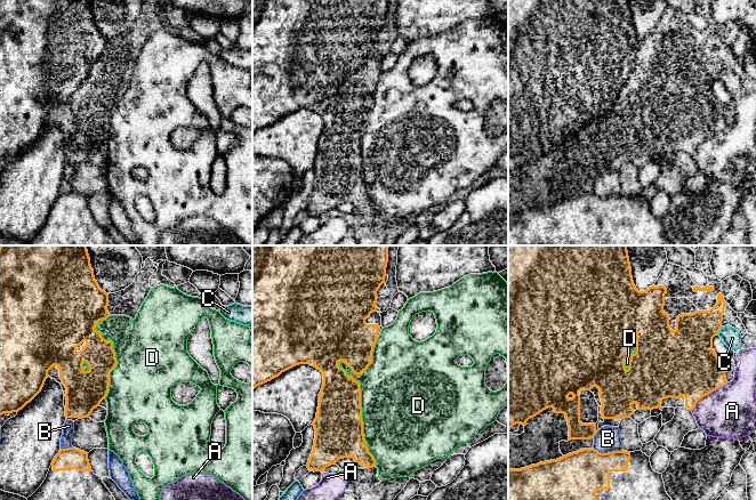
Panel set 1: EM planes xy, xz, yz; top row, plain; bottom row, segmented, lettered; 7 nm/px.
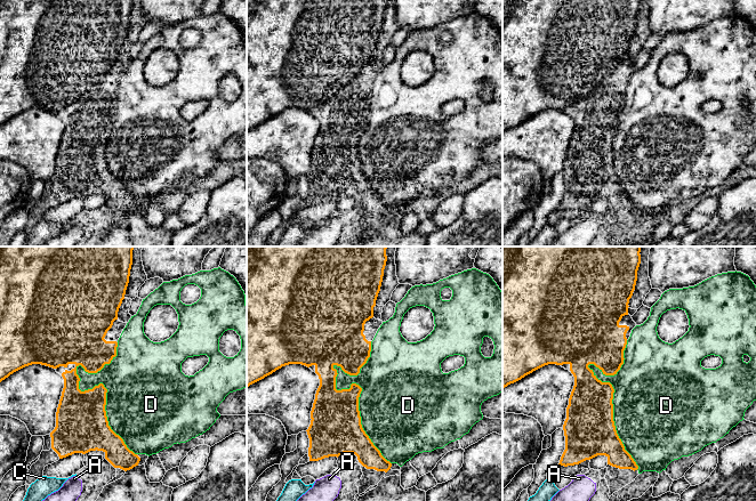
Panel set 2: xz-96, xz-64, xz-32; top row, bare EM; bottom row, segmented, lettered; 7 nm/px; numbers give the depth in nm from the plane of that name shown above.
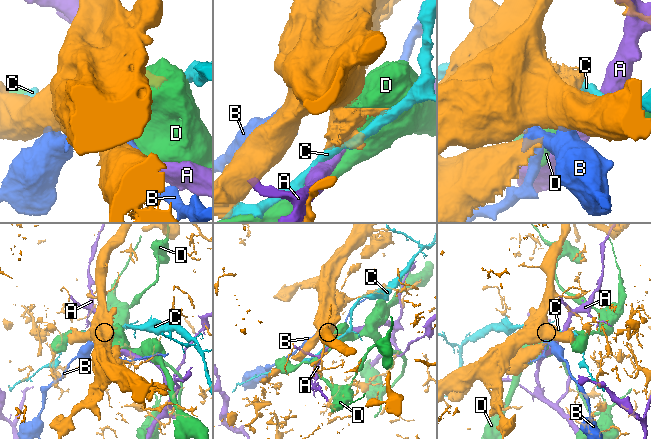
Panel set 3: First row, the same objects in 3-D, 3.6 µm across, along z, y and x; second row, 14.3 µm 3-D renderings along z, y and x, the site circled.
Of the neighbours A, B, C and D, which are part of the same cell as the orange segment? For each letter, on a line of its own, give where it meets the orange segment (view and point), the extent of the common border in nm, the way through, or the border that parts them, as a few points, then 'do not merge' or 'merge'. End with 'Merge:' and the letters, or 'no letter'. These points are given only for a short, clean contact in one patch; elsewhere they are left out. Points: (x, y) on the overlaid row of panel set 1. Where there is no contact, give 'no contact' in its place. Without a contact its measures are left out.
A: yz (708, 393) | 320 nm | do not merge
B: yz (608, 452) | 200 nm | do not merge
C: yz (720, 329) | 70 nm | do not merge
D: xz (358, 381) | 900 nm | do not merge
Merge: no letter

